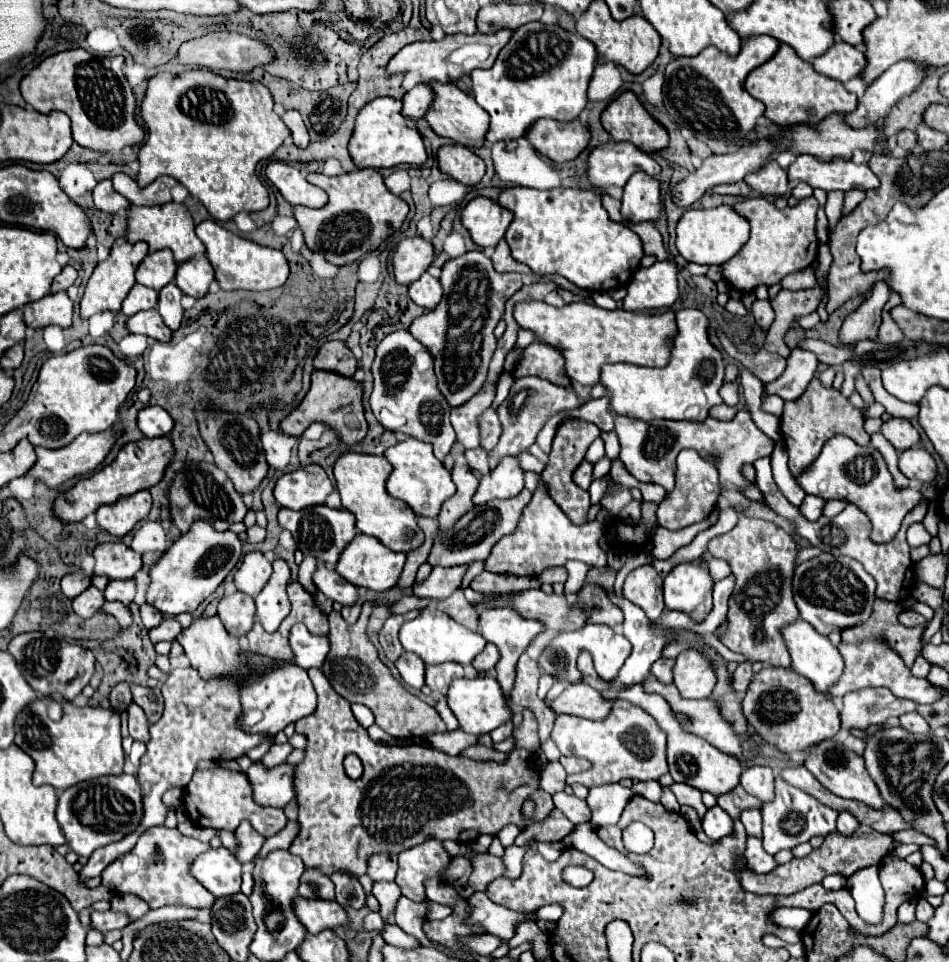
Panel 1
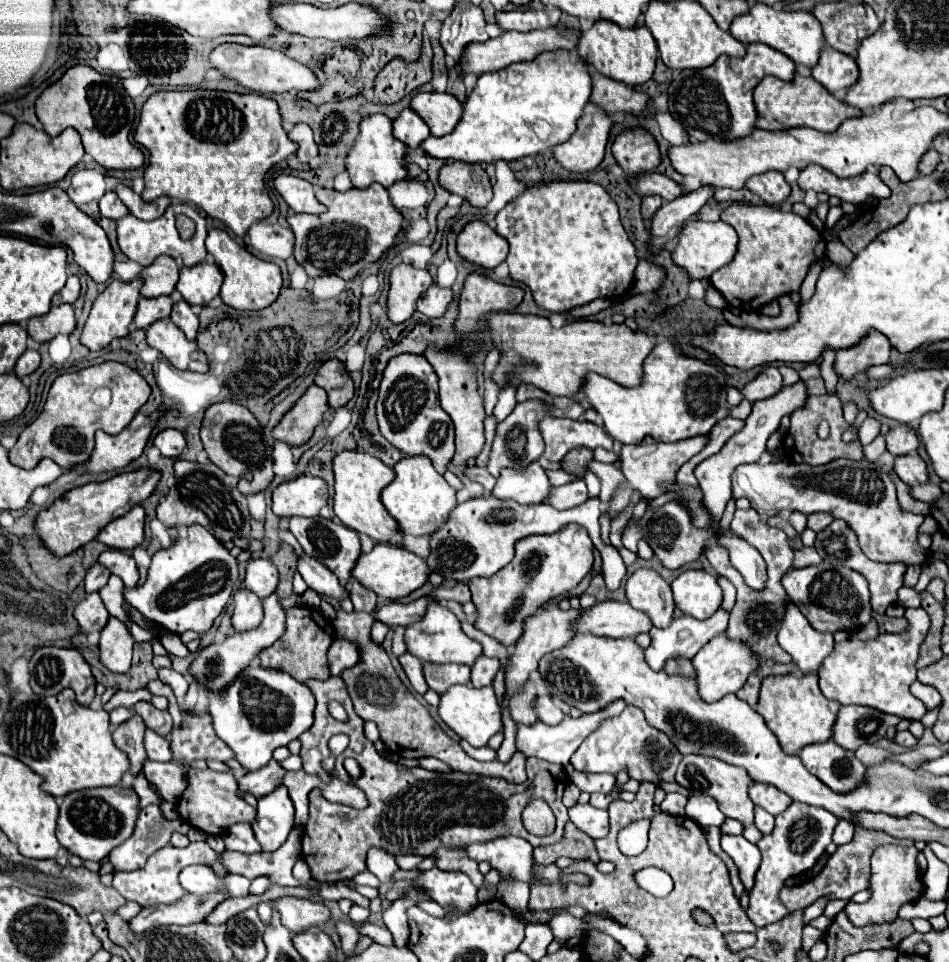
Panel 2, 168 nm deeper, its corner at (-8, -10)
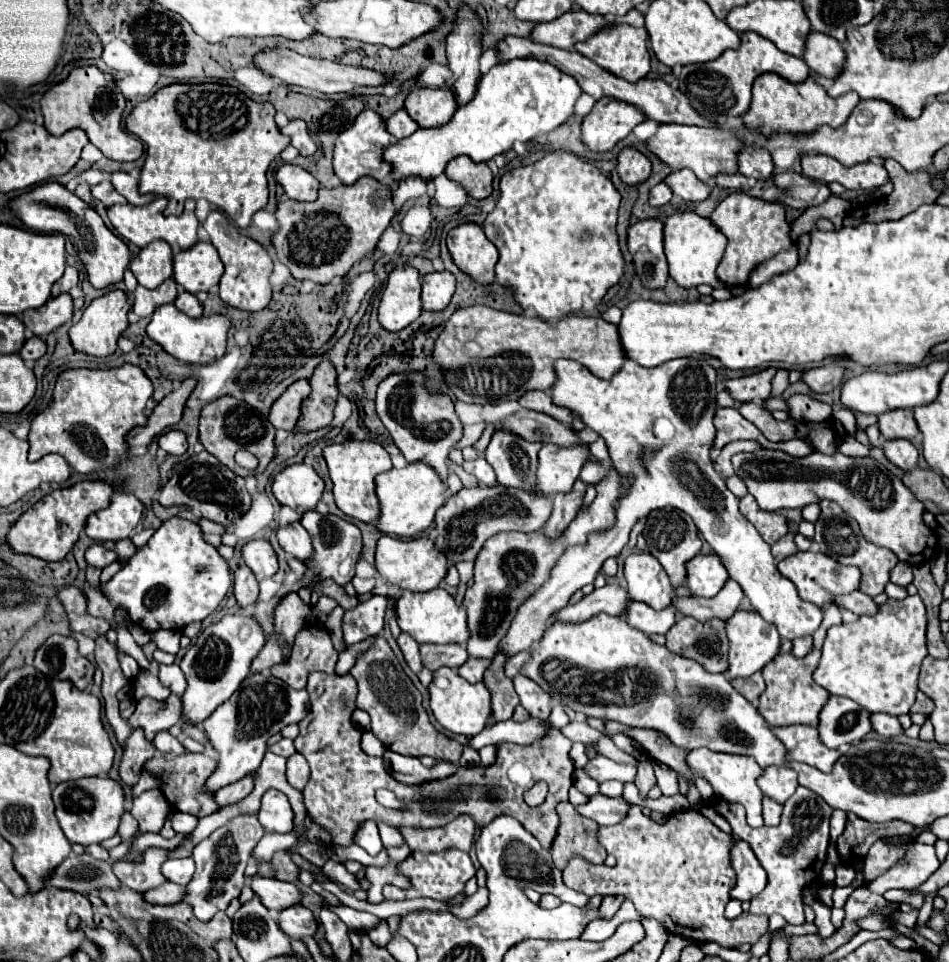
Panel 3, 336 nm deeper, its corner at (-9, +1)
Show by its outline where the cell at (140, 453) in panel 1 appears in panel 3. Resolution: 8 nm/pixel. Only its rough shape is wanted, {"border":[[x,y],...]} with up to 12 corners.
{"border":[[104,479],[56,489],[8,533],[14,551],[60,561],[110,505]]}

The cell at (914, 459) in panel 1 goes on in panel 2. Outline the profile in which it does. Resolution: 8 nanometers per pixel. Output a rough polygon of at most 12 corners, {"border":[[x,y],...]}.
{"border":[[919,454],[897,456],[895,472],[909,486],[927,482]]}

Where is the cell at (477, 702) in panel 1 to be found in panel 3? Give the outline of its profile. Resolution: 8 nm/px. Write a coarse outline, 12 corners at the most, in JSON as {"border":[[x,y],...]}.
{"border":[[438,669],[428,687],[442,727],[478,735],[492,717],[486,685]]}

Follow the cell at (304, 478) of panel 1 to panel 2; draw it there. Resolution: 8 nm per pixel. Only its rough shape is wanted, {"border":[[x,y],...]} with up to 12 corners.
{"border":[[299,476],[273,490],[277,516],[319,516],[321,478]]}

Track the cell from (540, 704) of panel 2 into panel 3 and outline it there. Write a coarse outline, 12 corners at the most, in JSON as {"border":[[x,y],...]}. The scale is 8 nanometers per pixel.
{"border":[[516,675],[520,705],[534,717],[548,717],[550,693],[532,679]]}

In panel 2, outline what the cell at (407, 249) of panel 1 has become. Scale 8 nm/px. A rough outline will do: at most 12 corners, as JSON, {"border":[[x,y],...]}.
{"border":[[399,264],[389,274],[387,318],[407,322],[433,284],[427,270]]}

